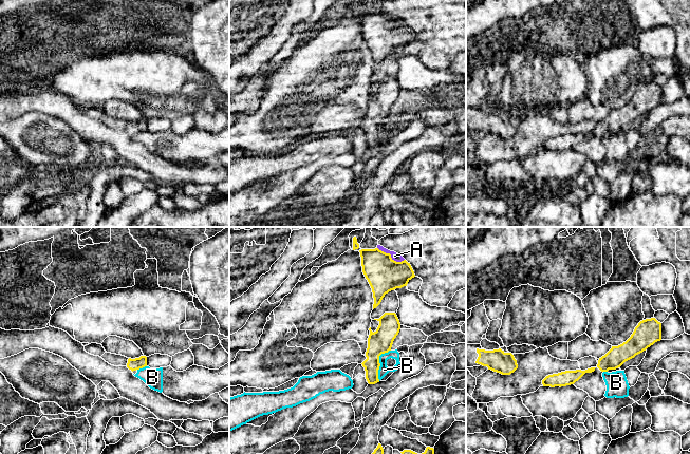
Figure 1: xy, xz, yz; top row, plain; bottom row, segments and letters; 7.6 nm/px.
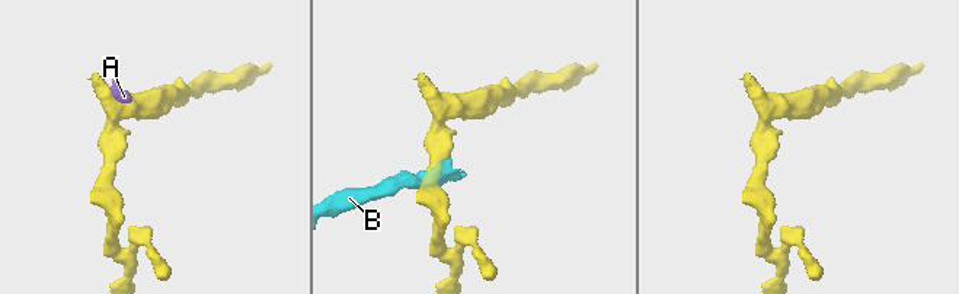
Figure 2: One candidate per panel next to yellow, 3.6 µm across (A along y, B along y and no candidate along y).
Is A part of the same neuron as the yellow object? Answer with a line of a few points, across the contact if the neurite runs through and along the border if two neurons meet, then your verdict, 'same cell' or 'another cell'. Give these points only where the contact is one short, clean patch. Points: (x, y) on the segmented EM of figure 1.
line xz (377, 247), (388, 252), (396, 261), (404, 260); another cell

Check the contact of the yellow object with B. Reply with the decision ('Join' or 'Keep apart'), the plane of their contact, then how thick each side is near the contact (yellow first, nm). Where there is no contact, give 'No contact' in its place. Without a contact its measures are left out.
Keep apart. Touches yellow in xz. Thickness 180 nm (yellow) against 80 nm

